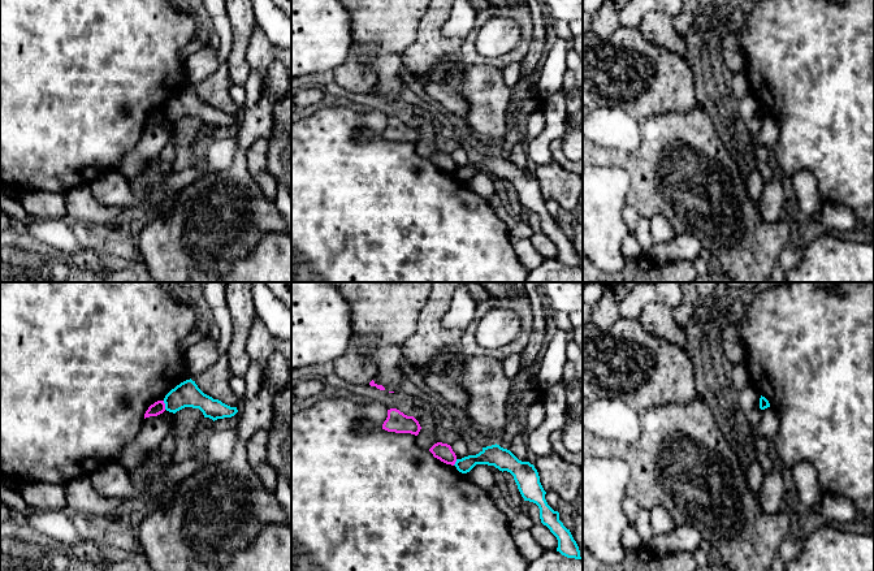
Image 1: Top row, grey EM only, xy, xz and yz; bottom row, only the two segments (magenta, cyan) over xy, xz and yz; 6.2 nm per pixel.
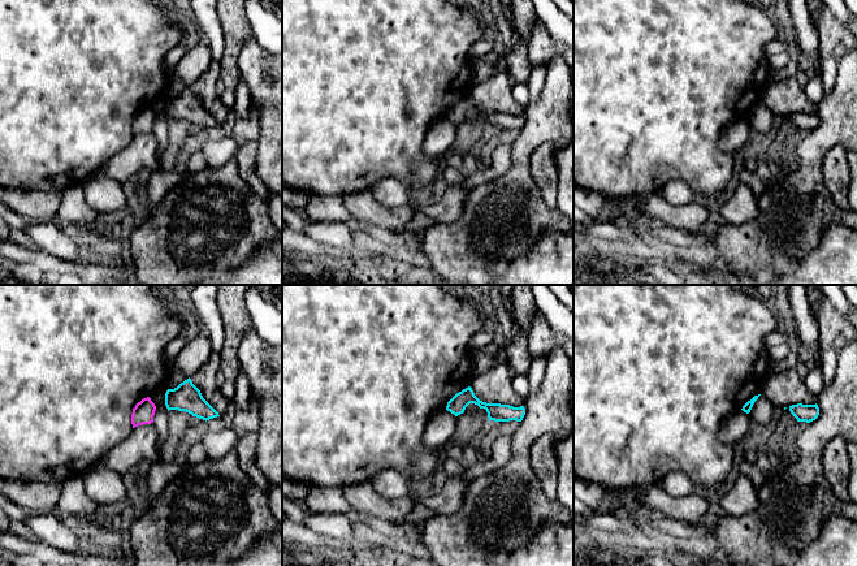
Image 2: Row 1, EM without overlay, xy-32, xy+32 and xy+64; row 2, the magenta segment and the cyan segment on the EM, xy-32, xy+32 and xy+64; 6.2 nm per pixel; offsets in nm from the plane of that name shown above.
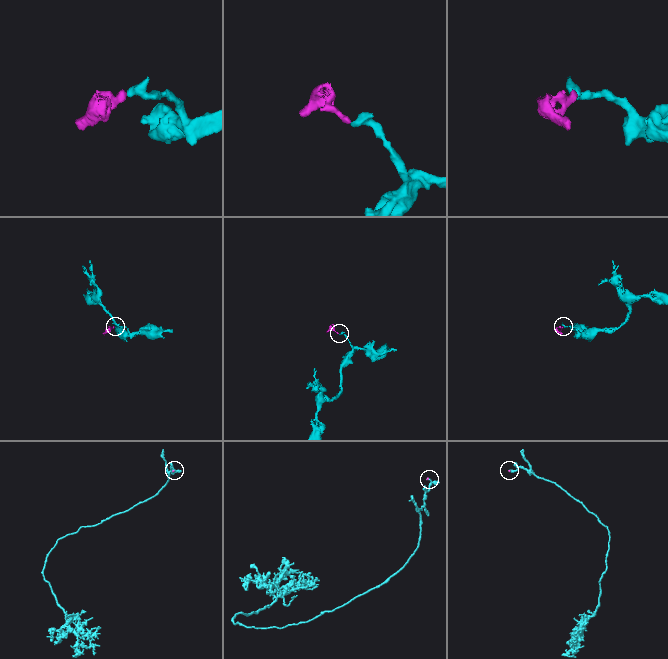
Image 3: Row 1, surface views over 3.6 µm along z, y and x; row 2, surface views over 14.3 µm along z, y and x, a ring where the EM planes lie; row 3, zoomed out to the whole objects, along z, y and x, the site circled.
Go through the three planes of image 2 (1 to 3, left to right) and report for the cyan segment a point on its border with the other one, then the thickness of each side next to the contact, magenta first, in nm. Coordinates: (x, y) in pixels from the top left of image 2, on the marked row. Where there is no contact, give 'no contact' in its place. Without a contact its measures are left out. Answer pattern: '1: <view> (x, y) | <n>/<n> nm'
1: no contact
2: no contact
3: no contact

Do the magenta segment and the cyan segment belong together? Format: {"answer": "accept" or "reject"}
{"answer": "reject"}

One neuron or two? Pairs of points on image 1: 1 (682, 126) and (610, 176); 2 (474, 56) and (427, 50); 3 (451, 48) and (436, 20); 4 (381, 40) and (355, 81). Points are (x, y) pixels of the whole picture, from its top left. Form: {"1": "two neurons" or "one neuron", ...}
{"1": "two neurons", "2": "two neurons", "3": "one neuron", "4": "one neuron"}

